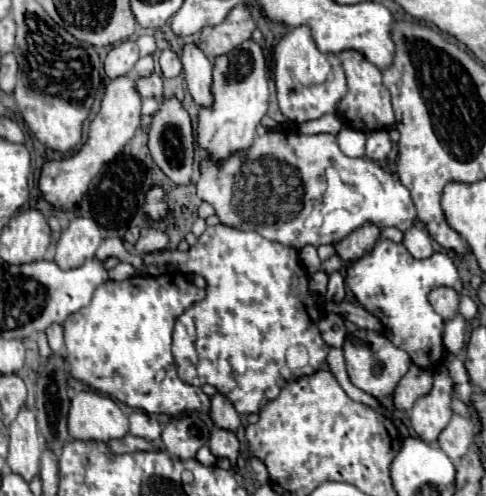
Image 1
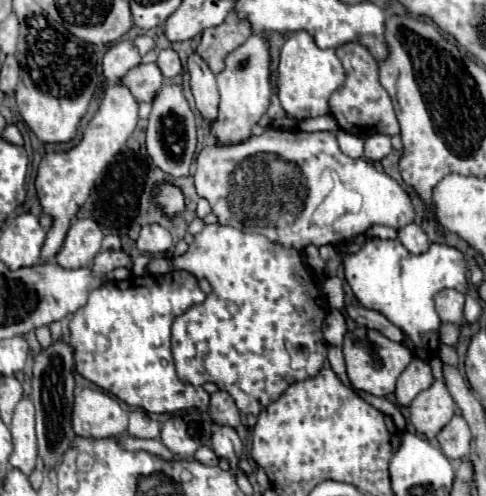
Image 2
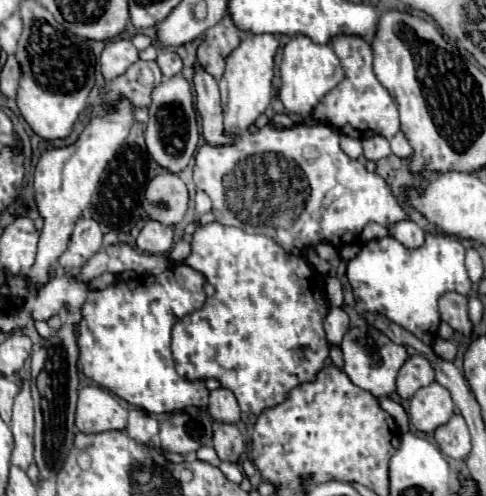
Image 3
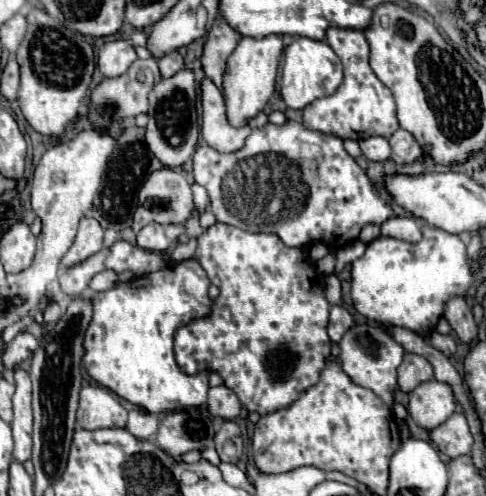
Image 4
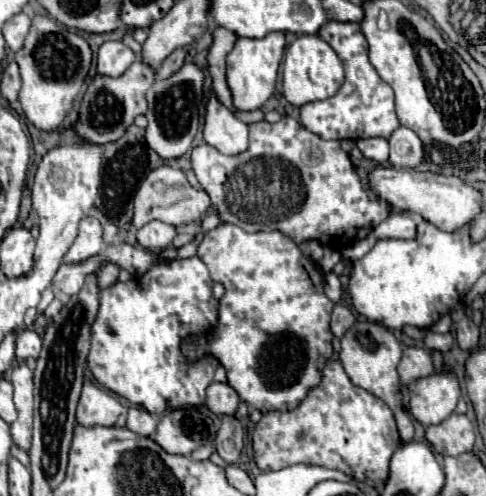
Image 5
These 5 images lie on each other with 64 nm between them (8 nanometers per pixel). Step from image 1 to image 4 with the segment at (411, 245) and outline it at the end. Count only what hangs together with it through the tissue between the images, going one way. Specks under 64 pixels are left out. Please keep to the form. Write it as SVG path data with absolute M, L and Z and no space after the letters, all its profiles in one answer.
M396 216L382 224L382 236L390 236L408 244L418 244L422 240L420 226L412 216Z

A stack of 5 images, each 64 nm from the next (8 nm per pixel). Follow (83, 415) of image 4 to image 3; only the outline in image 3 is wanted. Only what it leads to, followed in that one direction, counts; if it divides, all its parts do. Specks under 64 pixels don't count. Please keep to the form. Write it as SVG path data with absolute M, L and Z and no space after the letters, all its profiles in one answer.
M86 386L78 394L76 428L84 434L98 434L106 430L124 430L128 410L102 388Z

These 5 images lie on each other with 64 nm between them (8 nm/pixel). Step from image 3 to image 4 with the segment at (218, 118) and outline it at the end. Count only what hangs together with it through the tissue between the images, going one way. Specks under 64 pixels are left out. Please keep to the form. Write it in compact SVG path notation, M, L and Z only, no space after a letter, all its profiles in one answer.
M204 78L200 82L202 90L202 138L208 146L218 152L234 152L244 146L246 136L250 134L250 126L232 128L226 122L226 106L220 90L212 80Z

